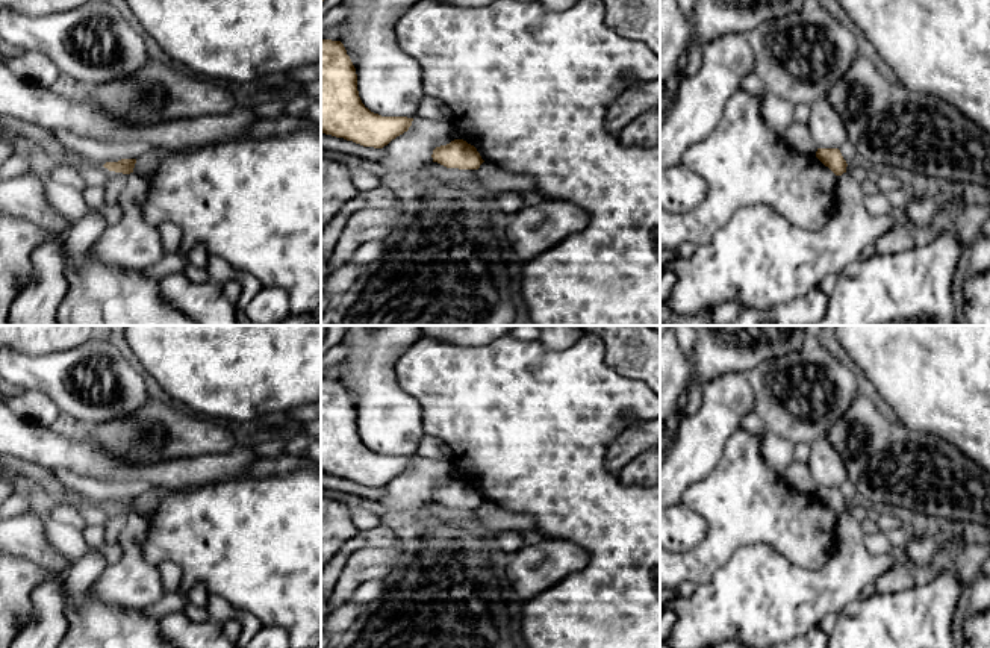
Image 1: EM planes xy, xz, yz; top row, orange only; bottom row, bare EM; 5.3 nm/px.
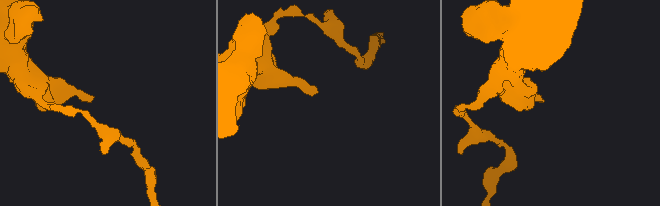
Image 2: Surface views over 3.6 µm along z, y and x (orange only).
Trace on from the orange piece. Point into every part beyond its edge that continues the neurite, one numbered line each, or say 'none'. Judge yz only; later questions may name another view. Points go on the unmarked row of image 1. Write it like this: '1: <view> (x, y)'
none

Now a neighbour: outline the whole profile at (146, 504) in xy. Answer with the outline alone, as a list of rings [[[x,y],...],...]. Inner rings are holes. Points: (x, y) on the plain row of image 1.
[[[177,489],[177,491],[150,491],[150,492],[144,492],[142,495],[139,495],[136,498],[133,512],[138,516],[142,518],[148,518],[151,516],[156,509],[159,507],[159,504],[162,503],[163,498],[167,498],[171,492],[186,492],[191,489]]]

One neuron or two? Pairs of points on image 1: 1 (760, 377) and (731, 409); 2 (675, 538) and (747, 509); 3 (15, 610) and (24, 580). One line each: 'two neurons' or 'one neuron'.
1: two neurons
2: two neurons
3: one neuron

